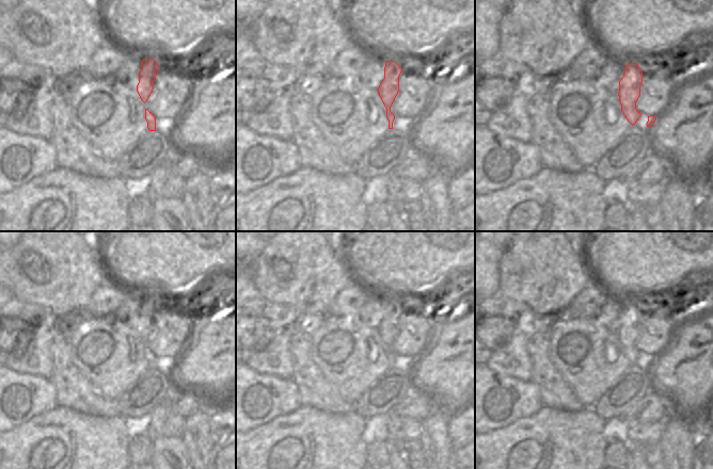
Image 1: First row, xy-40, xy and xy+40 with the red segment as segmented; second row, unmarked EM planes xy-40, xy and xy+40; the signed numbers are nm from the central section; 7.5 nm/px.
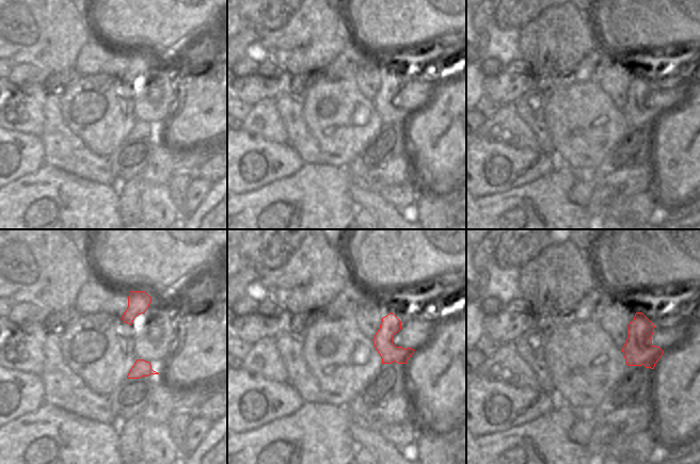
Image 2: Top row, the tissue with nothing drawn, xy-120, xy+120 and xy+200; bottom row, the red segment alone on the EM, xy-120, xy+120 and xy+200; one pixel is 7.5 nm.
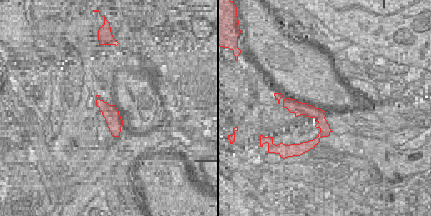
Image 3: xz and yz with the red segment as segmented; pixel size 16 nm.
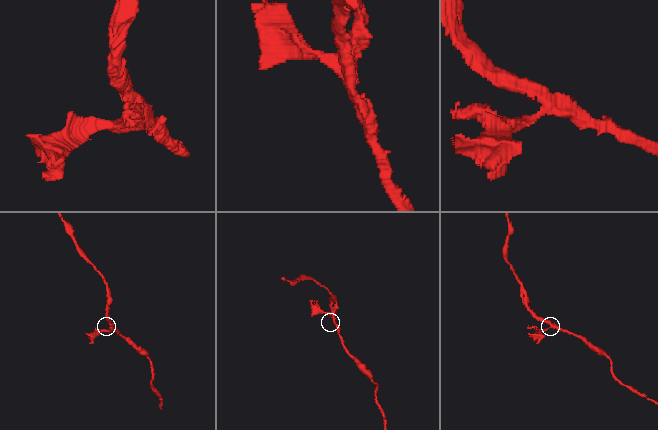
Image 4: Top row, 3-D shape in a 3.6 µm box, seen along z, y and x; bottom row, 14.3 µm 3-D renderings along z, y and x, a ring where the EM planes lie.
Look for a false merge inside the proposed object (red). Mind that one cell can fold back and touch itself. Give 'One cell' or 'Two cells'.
Two cells

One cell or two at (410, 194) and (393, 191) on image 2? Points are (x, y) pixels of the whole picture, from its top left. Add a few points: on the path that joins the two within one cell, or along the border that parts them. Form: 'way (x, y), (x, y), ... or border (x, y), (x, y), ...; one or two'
way (406, 194), (397, 194); one

